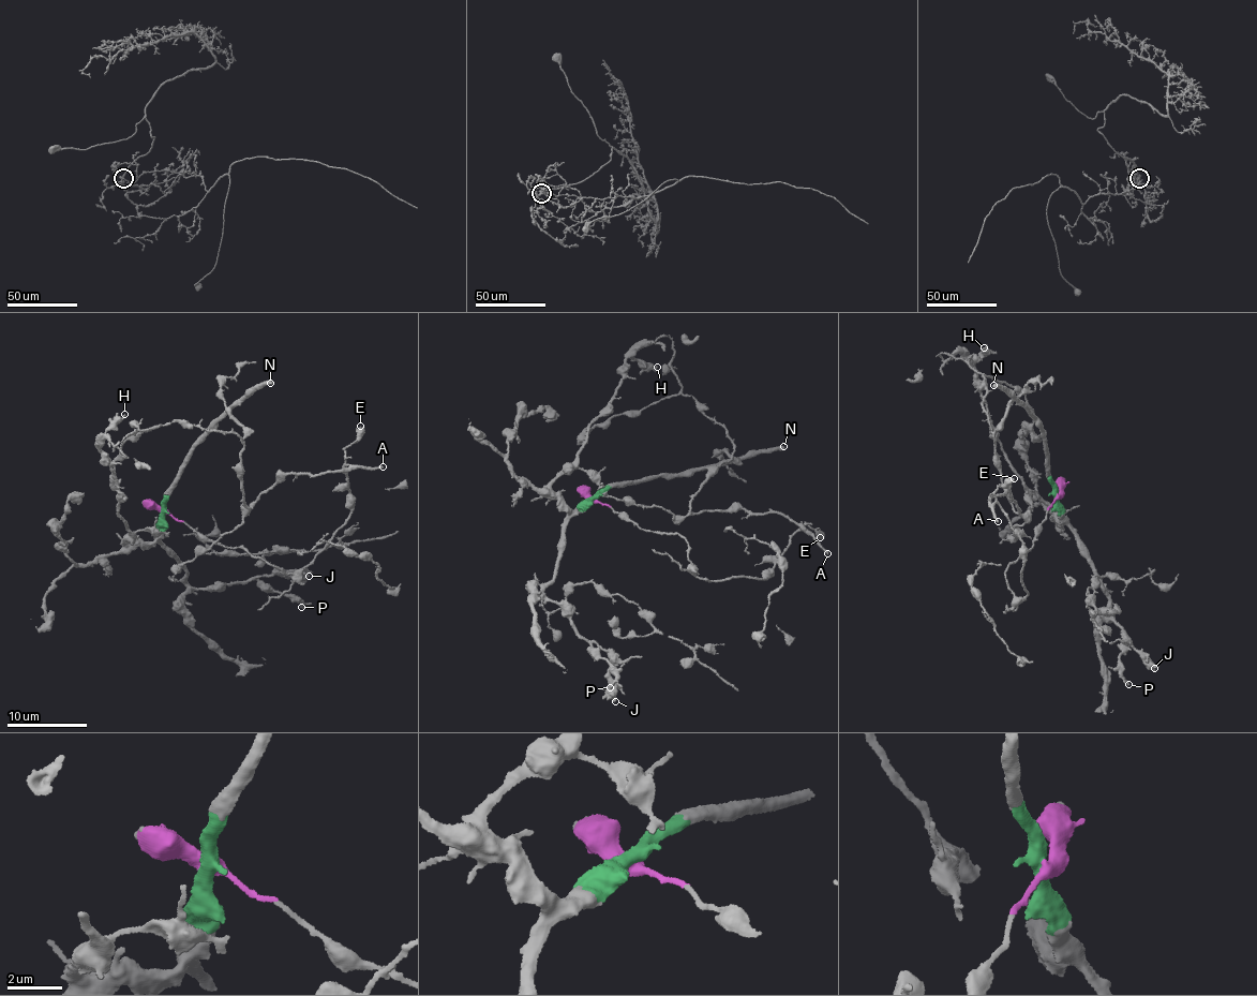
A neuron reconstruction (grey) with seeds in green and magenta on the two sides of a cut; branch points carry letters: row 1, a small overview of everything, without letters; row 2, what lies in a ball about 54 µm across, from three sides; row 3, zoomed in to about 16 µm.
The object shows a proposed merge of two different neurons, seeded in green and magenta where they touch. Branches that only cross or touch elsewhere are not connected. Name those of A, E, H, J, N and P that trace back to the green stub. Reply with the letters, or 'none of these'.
H, J, N, P

